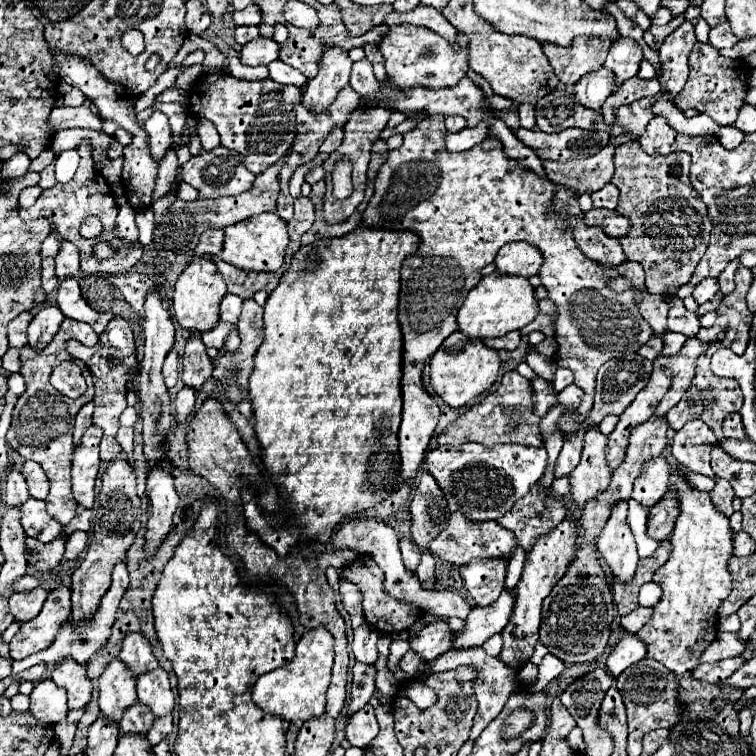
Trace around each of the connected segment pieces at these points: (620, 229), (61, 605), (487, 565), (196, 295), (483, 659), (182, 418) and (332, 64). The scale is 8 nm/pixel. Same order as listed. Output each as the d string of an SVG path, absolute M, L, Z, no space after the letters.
M590 209L584 215L584 223L588 227L600 227L604 229L604 233L608 237L614 239L622 239L626 235L630 235L630 221L622 215L618 215L616 211L608 211L608 209Z
M66 587L50 591L38 617L22 623L20 631L10 641L10 657L18 661L42 649L48 649L56 637L56 631L68 617L70 617L70 591Z
M480 559L470 561L466 567L460 567L460 577L466 591L472 595L476 605L490 605L496 601L504 589L506 563L500 559Z
M194 257L176 281L172 307L178 325L190 333L204 333L216 327L220 321L220 301L226 295L226 283L216 265L208 257Z
M474 647L470 651L460 651L460 649L450 649L444 653L444 657L440 655L440 659L432 661L426 665L426 671L448 671L448 669L454 669L454 667L460 667L460 665L470 665L470 667L476 667L478 673L478 681L474 685L474 691L476 691L476 699L478 699L478 713L476 713L476 719L474 719L474 727L470 731L470 739L468 741L474 741L478 739L478 735L484 731L484 727L502 711L504 703L508 701L508 695L516 689L516 675L510 667L504 667L504 663L500 663L496 657L488 657L484 653L482 647Z
M184 387L178 395L176 395L176 401L174 401L174 417L176 417L176 423L182 425L188 421L192 409L194 409L194 403L196 403L196 391L192 391L190 387Z
M324 45L320 71L314 79L308 81L308 87L304 91L304 105L312 107L316 113L324 111L324 107L336 99L340 87L348 83L350 69L352 61L346 51L336 45Z

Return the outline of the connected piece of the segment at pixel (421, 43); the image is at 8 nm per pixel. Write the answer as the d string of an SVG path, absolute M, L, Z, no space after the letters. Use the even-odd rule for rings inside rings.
M394 25L390 27L390 31L386 33L386 37L380 41L380 51L384 55L384 61L386 61L386 71L388 71L388 77L394 85L395 89L408 89L414 86L420 86L428 89L443 89L447 87L453 87L466 75L468 71L468 35L464 33L458 33L456 37L456 43L448 43L444 37L424 29L424 27L416 27L416 25ZM426 49L434 49L432 55L426 55Z

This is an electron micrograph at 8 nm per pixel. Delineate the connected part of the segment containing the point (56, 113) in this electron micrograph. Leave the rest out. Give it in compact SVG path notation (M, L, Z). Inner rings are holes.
M86 101L82 107L56 107L52 111L52 115L48 117L48 127L52 131L52 135L56 135L62 129L72 129L72 127L82 127L82 129L94 129L94 131L102 131L108 135L116 133L116 125L111 120L103 120L100 115L94 115L88 109L90 101Z

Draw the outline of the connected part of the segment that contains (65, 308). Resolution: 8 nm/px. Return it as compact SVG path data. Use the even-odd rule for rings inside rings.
M72 277L60 281L58 293L56 293L56 301L58 301L58 307L64 313L64 317L92 325L96 335L100 335L106 329L108 321L114 317L112 313L98 313L98 311L94 311L84 301L84 297L80 293L80 287L78 287L78 281L72 279Z

